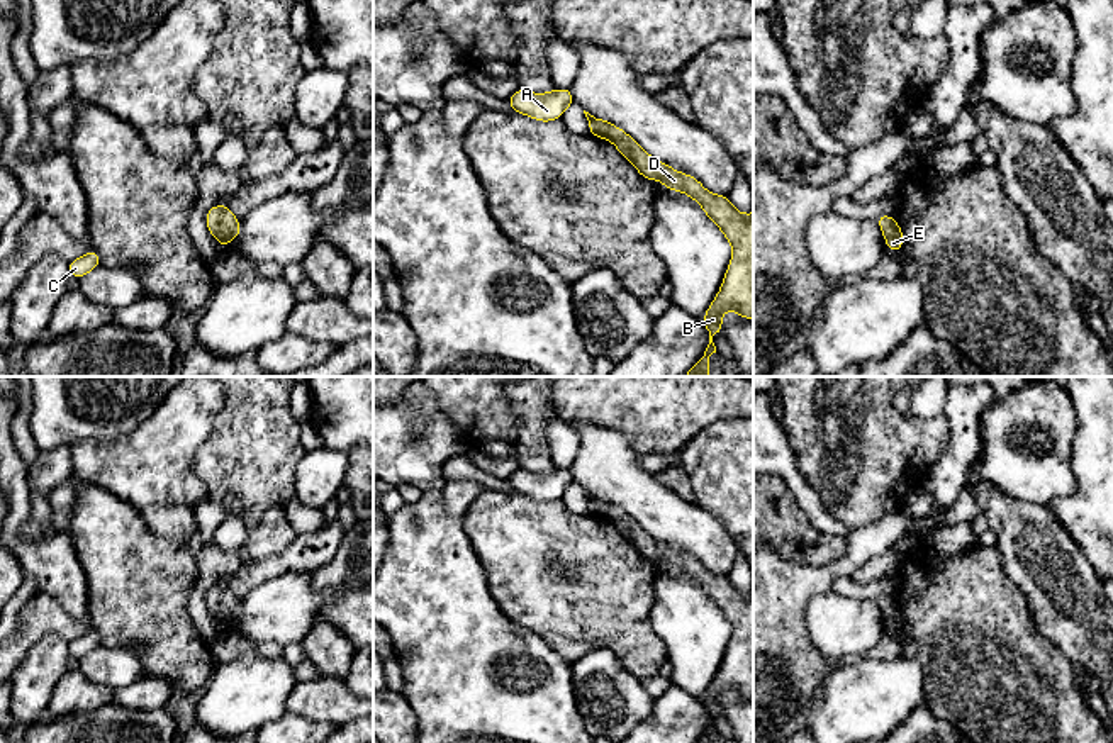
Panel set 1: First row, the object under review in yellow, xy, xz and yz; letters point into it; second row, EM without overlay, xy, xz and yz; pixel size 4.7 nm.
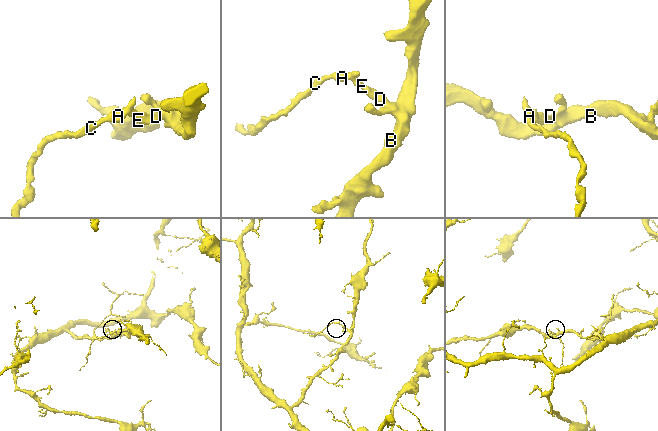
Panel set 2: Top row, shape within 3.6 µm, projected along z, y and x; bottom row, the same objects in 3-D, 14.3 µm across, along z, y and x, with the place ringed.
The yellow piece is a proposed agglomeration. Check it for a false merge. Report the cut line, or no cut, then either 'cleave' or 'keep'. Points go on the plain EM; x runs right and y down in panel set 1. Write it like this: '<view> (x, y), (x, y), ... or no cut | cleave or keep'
no cut | keep

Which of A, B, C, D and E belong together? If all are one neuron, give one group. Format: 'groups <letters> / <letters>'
groups A B C D E

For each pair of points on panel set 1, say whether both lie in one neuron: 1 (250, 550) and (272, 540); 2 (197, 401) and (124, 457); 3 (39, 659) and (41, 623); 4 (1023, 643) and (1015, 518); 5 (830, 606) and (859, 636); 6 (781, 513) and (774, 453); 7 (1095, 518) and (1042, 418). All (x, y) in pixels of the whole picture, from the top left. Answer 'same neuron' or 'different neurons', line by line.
1: same neuron
2: same neuron
3: different neurons
4: different neurons
5: same neuron
6: different neurons
7: different neurons

